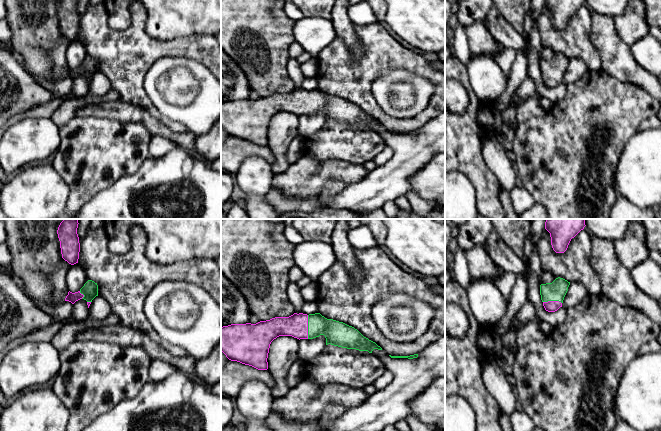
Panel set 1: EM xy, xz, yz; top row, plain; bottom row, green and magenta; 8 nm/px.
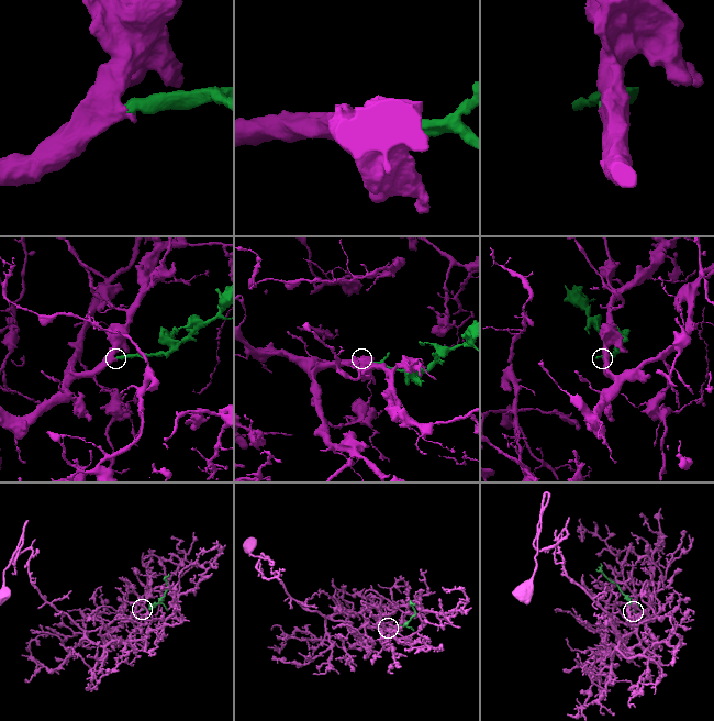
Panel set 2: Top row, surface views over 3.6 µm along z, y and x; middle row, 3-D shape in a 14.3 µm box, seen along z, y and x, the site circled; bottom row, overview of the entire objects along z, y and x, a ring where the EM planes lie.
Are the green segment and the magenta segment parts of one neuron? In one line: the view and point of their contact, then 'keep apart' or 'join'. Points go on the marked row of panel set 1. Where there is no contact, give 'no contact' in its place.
xz (308, 327) | join

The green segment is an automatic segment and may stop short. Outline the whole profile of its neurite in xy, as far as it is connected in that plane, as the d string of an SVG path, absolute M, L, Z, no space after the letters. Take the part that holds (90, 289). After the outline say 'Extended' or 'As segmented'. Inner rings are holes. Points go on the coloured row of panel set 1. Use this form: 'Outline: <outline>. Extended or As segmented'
Outline: M88 280L78 292L72 293L69 291L65 301L69 301L74 304L76 301L84 299L87 301L89 308L92 300L96 296L98 296L98 285L92 280Z. Extended

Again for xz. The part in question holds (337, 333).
Outline: M294 313L289 317L275 317L256 324L231 324L221 327L221 352L231 361L268 369L271 342L279 336L313 339L324 335L326 345L368 351L382 350L375 342L364 337L357 329L343 322L327 319L320 313Z. Extended

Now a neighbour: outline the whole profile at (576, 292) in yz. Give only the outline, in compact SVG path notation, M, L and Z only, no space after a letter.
M571 282L564 297L562 307L566 309L576 306L588 294L584 285L580 282Z

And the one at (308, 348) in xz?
M320 335L313 339L300 339L298 359L305 362L321 353L325 346L326 338L324 335Z

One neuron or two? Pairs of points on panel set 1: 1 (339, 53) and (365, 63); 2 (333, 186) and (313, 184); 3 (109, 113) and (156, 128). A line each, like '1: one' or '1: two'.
1: one
2: two
3: one

